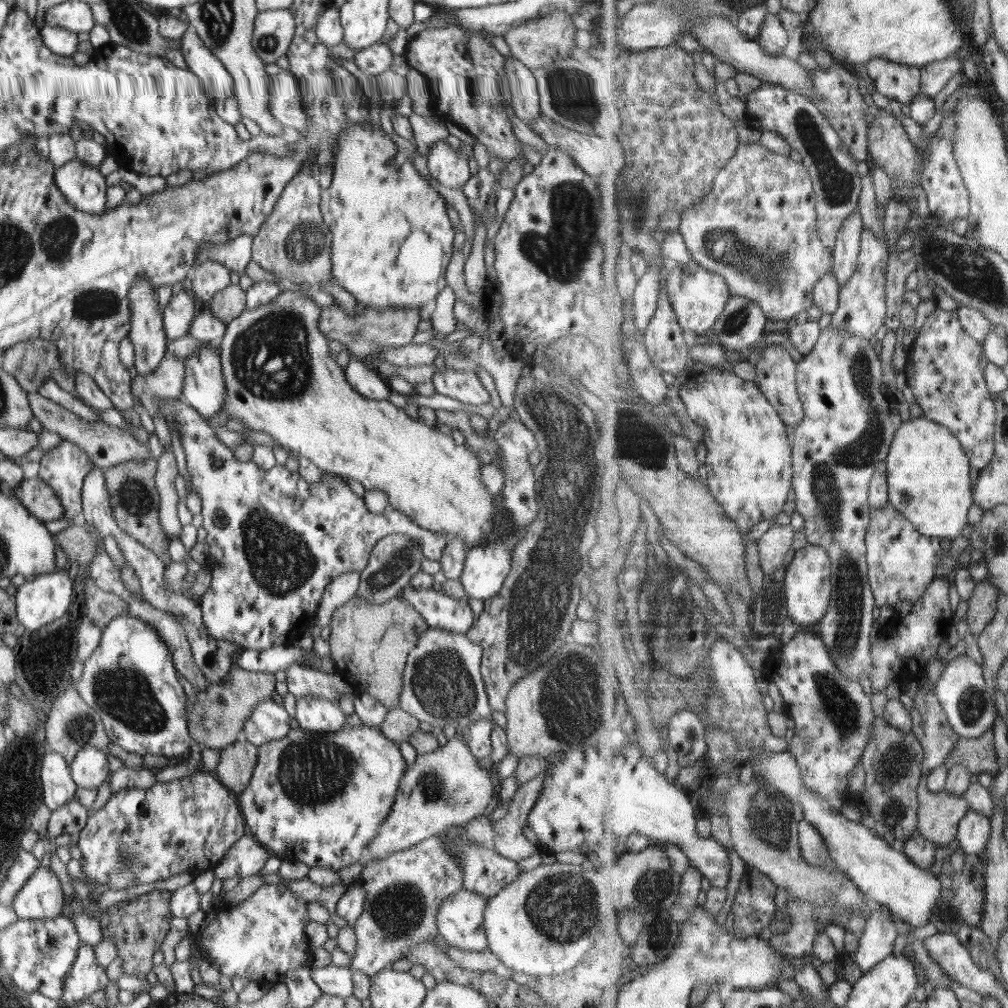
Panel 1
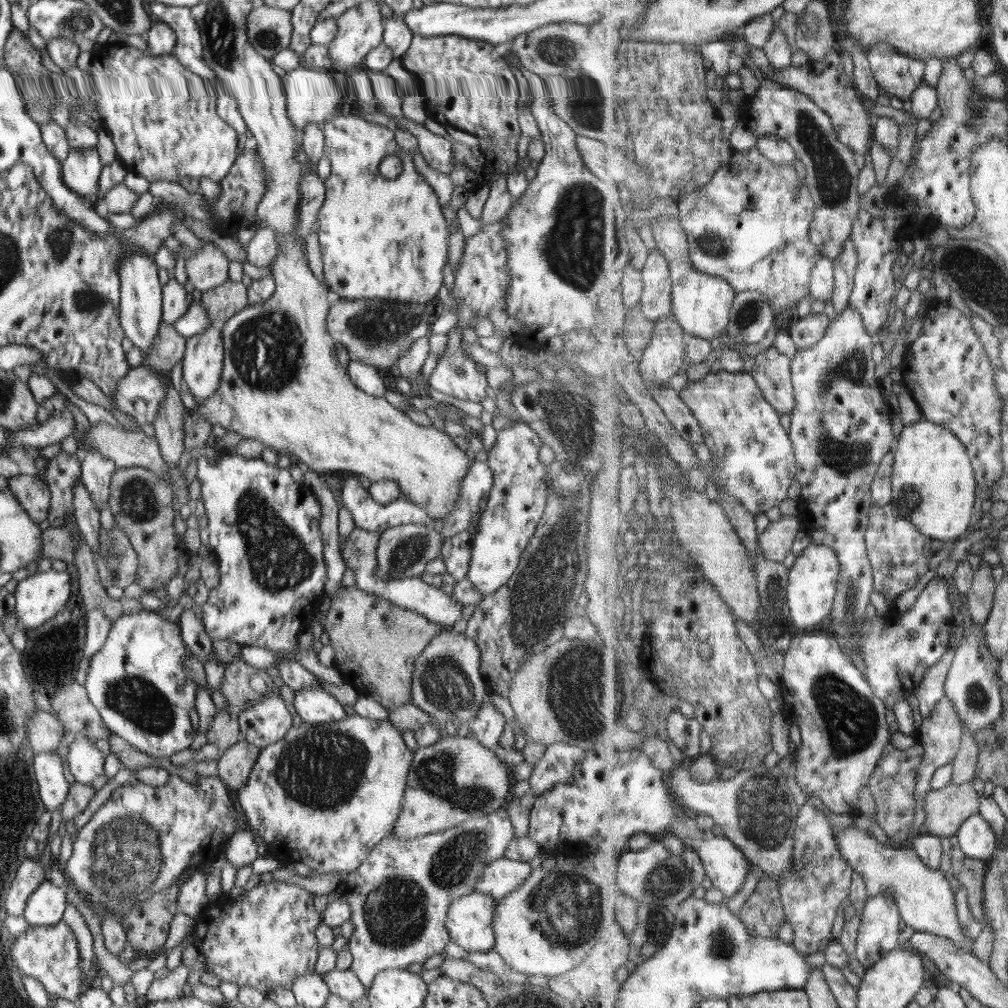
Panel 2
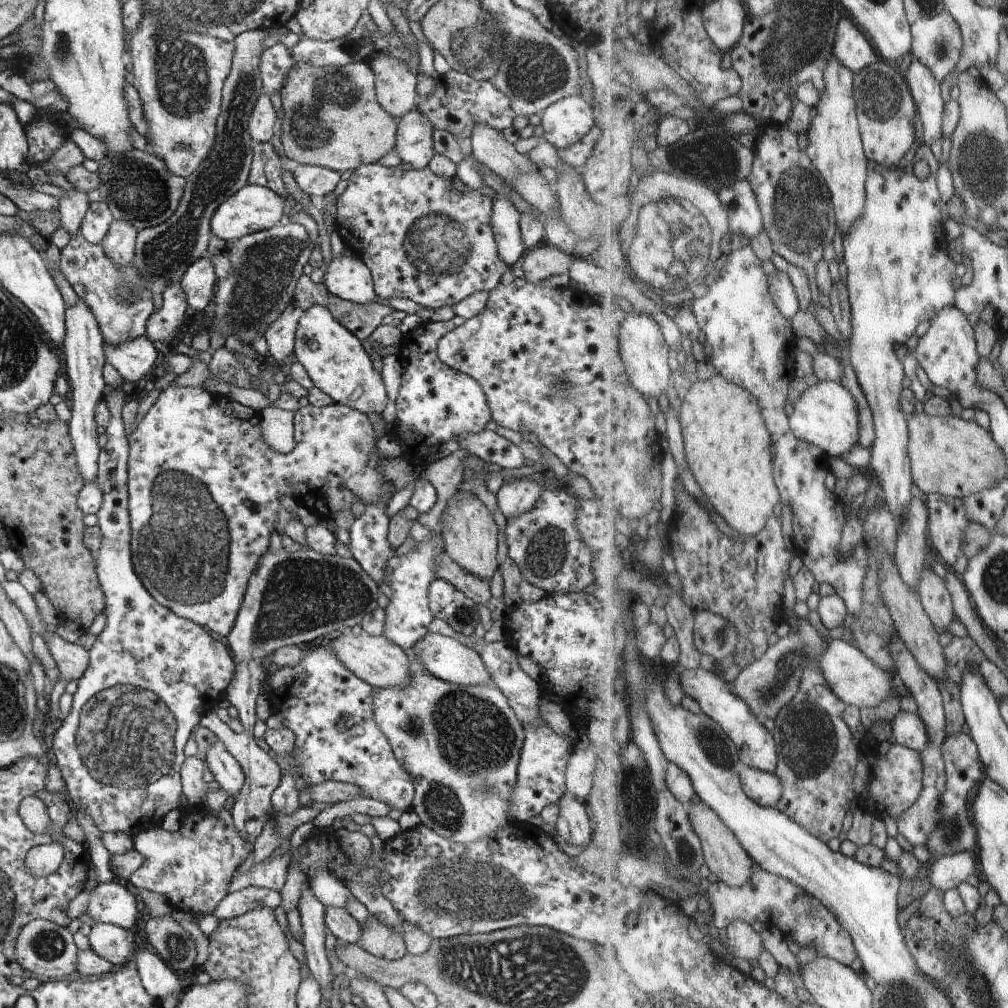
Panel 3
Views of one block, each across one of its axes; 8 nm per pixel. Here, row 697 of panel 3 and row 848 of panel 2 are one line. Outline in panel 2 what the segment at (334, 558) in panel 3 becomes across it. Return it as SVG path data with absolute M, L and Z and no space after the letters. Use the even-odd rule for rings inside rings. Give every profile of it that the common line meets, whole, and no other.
M249 829L234 833L231 839L226 841L226 862L234 864L236 868L250 866L258 858L258 841L255 833Z

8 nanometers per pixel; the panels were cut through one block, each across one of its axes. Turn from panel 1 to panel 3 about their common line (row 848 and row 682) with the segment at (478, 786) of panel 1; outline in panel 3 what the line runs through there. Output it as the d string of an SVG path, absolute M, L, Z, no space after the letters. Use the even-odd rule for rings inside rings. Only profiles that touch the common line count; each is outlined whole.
M358 630L345 631L336 639L326 640L327 648L342 661L360 680L373 687L401 687L411 677L407 652L384 635L376 636Z

